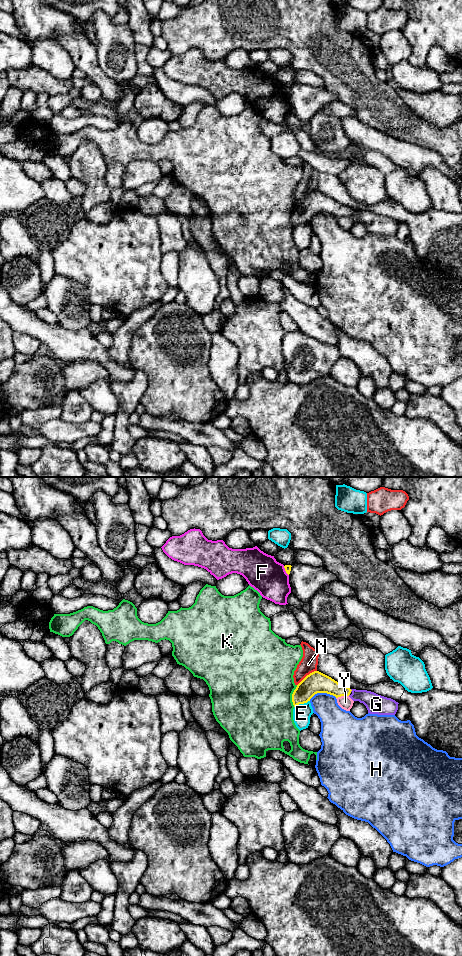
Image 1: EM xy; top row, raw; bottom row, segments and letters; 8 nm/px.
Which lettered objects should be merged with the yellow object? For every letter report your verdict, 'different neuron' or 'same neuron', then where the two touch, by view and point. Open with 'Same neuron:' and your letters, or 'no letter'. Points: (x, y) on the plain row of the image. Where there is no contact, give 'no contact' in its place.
Same neuron: no letter
E: different neuron; contact xy (301, 223)
F: different neuron; contact xy (285, 90)
G: different neuron; contact xy (350, 209)
H: different neuron; contact xy (322, 212)
K: different neuron; contact xy (292, 216)
N: different neuron; contact xy (306, 196)
Y: different neuron; contact xy (342, 215)

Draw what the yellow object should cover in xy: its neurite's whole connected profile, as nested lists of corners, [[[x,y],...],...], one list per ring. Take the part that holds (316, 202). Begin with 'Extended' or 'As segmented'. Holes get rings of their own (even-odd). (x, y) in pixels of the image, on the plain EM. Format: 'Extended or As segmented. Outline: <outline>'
As segmented. Outline: [[[314,191],[307,195],[296,207],[292,214],[292,222],[294,227],[299,224],[304,224],[317,213],[327,213],[335,216],[349,216],[351,209],[332,199],[331,197]]]

